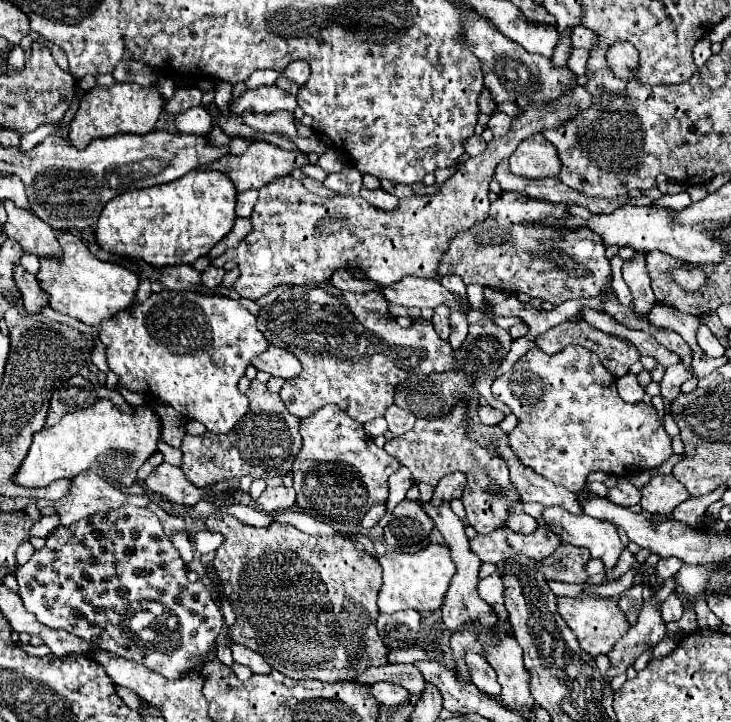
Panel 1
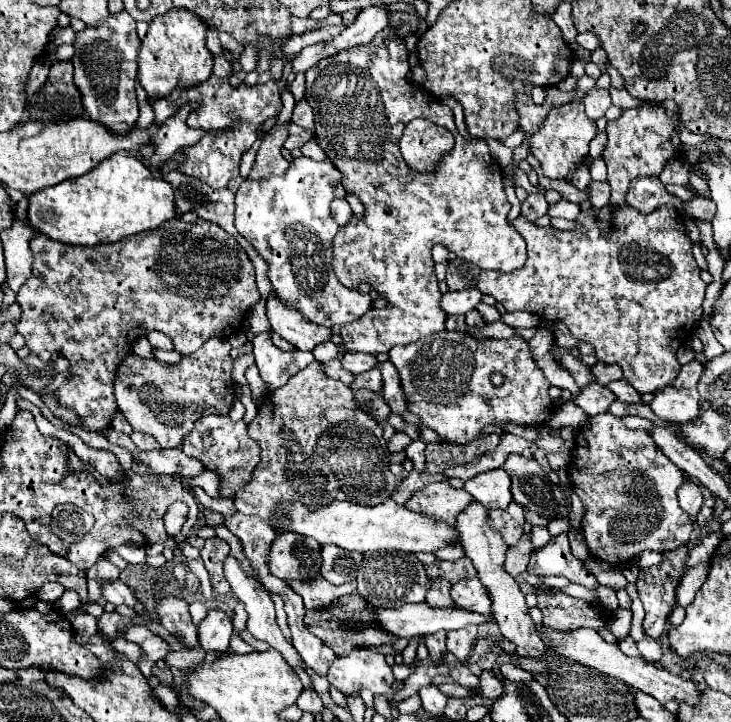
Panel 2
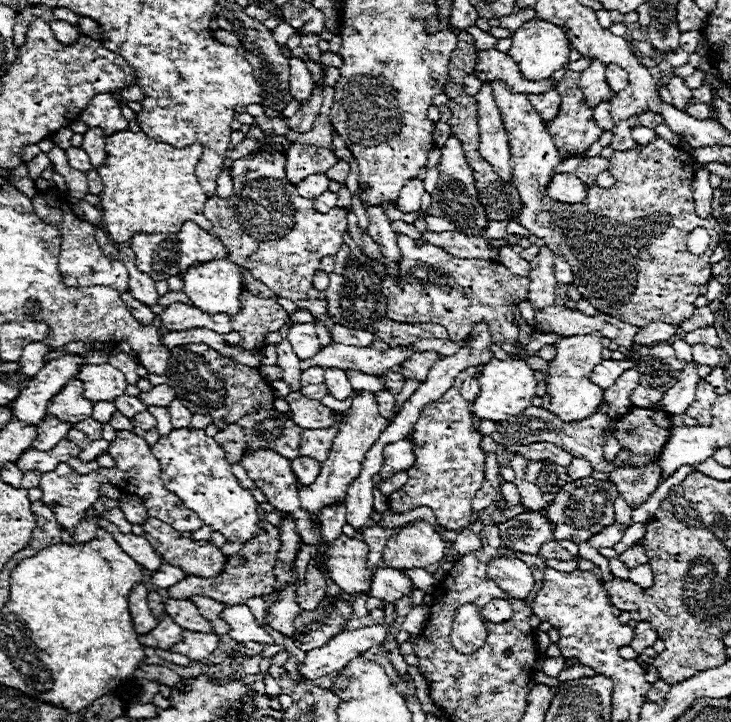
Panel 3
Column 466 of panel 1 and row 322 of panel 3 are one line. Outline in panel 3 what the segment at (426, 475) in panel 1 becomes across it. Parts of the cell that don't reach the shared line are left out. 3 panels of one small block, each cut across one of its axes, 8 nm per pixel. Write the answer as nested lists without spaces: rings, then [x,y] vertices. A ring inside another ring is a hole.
[[[398,234],[398,246],[402,250],[402,260],[400,260],[400,282],[402,288],[396,286],[396,280],[388,274],[386,282],[382,282],[382,294],[386,294],[386,312],[388,318],[396,322],[436,322],[448,328],[448,336],[452,342],[458,342],[466,338],[466,334],[472,332],[474,324],[486,322],[490,326],[492,342],[498,346],[514,346],[520,334],[520,324],[514,318],[512,306],[518,306],[522,300],[528,296],[528,284],[530,278],[516,276],[512,274],[506,266],[488,262],[488,260],[466,260],[466,258],[454,258],[440,246],[416,246],[412,238]]]

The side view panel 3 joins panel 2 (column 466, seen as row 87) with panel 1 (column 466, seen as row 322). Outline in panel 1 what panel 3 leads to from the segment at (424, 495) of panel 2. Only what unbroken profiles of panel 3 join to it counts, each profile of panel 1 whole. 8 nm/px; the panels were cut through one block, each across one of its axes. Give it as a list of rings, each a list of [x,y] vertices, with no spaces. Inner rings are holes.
[[[460,630],[454,632],[450,636],[450,646],[454,650],[454,668],[458,672],[458,676],[462,680],[470,680],[468,678],[468,668],[464,664],[464,652],[466,650],[474,650],[476,654],[480,654],[480,646],[476,646],[476,638],[472,638],[472,630]]]

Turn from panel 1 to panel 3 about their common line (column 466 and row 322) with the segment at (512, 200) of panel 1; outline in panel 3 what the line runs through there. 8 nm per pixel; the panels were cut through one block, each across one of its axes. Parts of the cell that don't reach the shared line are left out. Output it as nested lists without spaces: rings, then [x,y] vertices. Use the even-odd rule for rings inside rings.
[[[242,290],[240,302],[240,312],[230,316],[230,326],[242,336],[242,348],[260,350],[264,346],[264,338],[284,326],[288,312],[278,302],[270,298],[258,298],[248,290]]]

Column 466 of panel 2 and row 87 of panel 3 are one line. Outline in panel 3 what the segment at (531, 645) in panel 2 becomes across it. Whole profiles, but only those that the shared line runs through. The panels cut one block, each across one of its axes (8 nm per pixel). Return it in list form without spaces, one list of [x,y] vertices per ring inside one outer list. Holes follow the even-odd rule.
[[[482,50],[476,54],[476,70],[484,72],[490,80],[502,80],[508,90],[514,90],[518,94],[542,94],[546,90],[556,88],[554,82],[542,80],[542,82],[530,82],[522,78],[518,64],[504,52],[498,50]]]

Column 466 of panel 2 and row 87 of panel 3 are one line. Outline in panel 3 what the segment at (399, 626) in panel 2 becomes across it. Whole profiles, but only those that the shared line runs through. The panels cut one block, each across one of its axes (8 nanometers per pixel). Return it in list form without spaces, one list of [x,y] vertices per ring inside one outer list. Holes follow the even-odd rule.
[[[606,64],[606,80],[612,88],[614,94],[618,94],[620,90],[624,90],[628,86],[628,72],[622,70],[620,66],[614,64]]]

